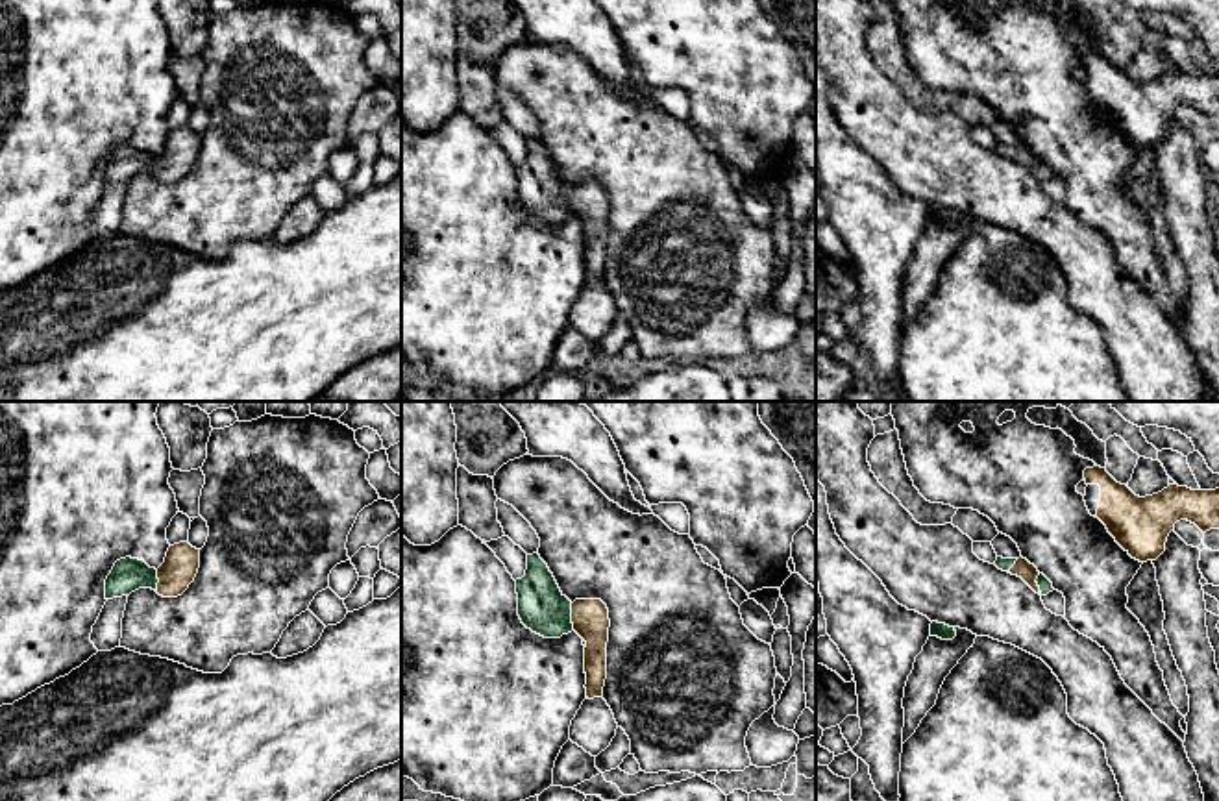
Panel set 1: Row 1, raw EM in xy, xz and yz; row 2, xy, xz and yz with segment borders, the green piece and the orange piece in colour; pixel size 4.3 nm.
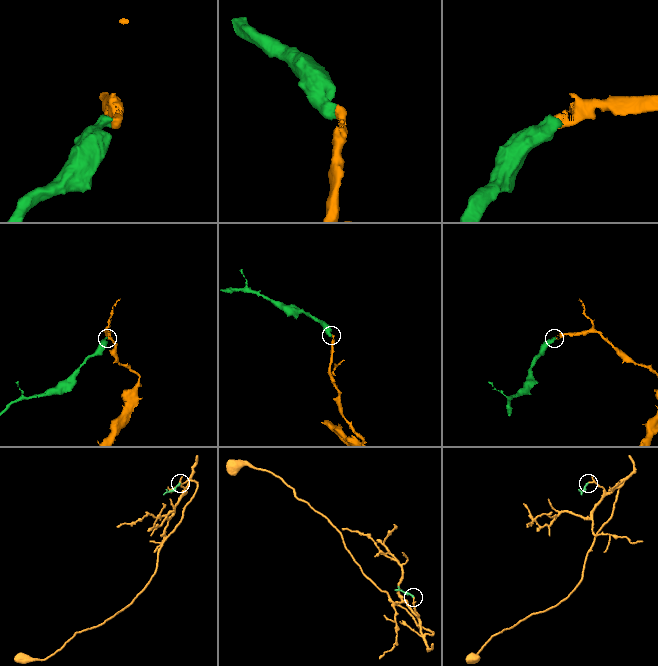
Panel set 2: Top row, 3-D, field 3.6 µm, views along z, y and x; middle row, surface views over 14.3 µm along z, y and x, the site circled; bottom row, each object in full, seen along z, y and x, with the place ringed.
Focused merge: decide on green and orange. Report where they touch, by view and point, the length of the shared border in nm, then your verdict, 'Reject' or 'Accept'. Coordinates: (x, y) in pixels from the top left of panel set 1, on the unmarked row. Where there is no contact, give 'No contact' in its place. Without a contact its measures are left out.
Touches green at xz (570, 202). Shared border 120 nm. Accept

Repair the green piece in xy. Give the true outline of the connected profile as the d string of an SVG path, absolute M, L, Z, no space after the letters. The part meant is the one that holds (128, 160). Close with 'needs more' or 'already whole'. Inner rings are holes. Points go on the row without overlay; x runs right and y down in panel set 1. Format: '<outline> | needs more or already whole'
M189 128L170 131L157 155L139 144L120 144L105 165L105 185L129 181L139 174L152 174L163 183L178 183L194 166L198 154L200 135Z | needs more

